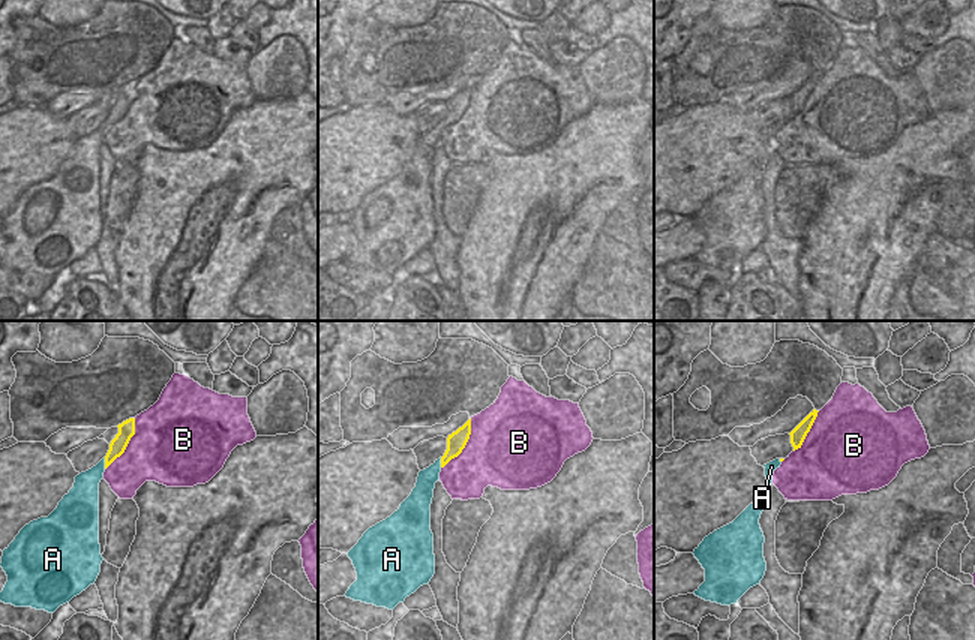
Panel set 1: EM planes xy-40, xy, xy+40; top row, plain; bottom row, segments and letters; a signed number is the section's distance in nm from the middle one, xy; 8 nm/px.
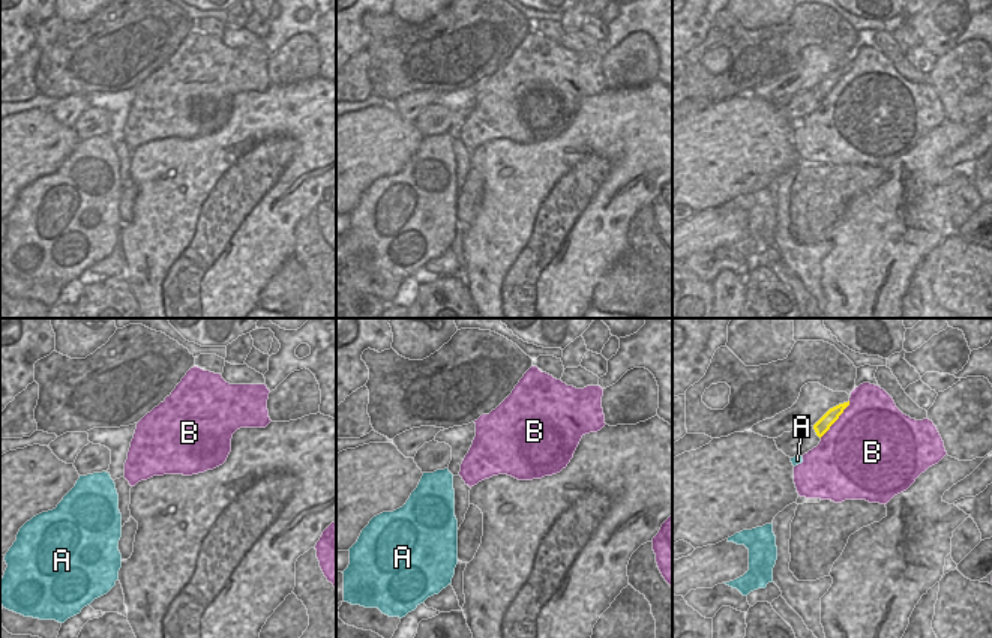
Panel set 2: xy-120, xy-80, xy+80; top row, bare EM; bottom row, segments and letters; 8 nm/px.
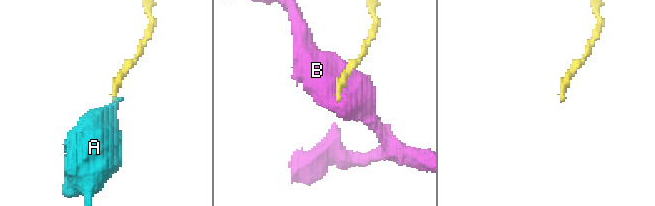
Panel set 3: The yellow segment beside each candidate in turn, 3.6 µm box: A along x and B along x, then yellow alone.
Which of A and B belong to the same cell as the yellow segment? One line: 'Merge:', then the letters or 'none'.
Merge: A

